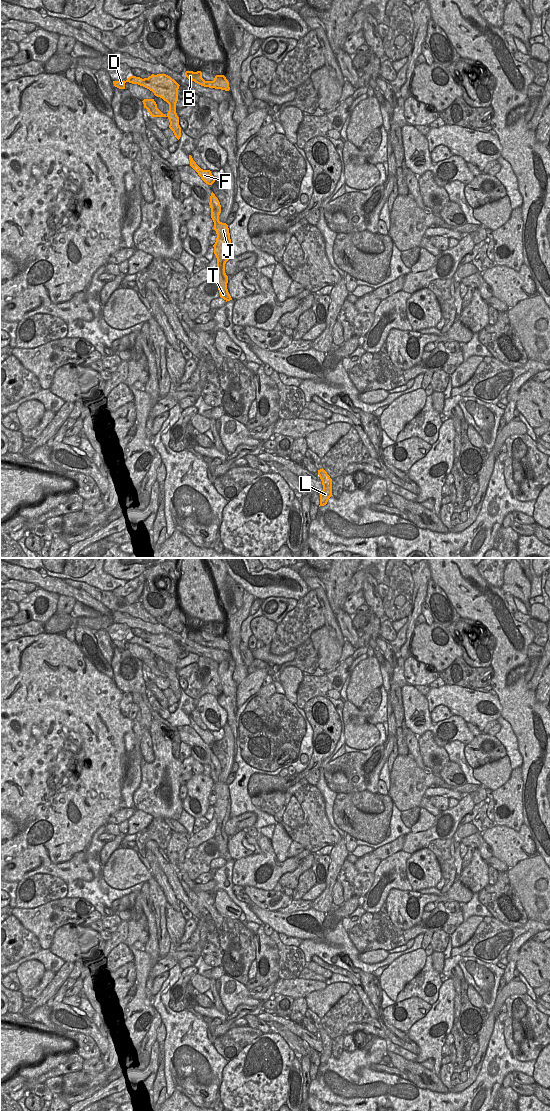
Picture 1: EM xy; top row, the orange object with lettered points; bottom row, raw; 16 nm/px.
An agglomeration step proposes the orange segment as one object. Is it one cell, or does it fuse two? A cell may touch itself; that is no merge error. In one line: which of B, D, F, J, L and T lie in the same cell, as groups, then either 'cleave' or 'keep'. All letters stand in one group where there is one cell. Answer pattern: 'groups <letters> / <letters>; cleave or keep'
groups B D / F J L T; cleave

